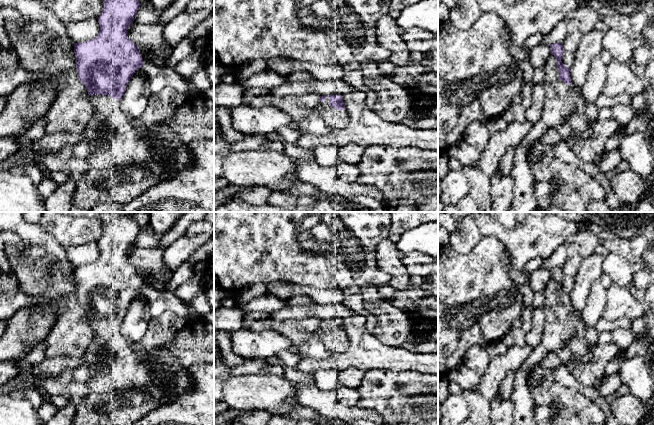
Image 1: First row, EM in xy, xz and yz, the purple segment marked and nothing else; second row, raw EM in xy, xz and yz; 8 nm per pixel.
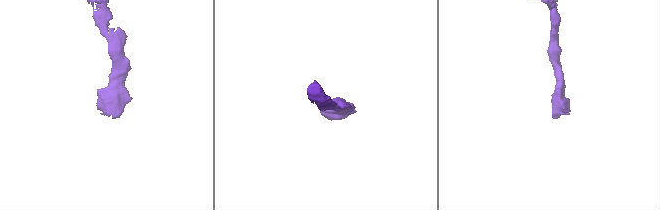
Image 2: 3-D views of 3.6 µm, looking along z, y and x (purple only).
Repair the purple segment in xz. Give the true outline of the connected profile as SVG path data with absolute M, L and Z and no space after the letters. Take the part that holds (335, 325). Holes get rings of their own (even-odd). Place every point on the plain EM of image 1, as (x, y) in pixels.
M340 319L321 320L313 336L298 348L301 358L323 358L339 352L347 344L347 335Z

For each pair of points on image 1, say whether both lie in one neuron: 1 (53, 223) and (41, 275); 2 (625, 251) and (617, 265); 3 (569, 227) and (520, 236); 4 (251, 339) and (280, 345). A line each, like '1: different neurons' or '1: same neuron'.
1: different neurons
2: different neurons
3: same neuron
4: same neuron

